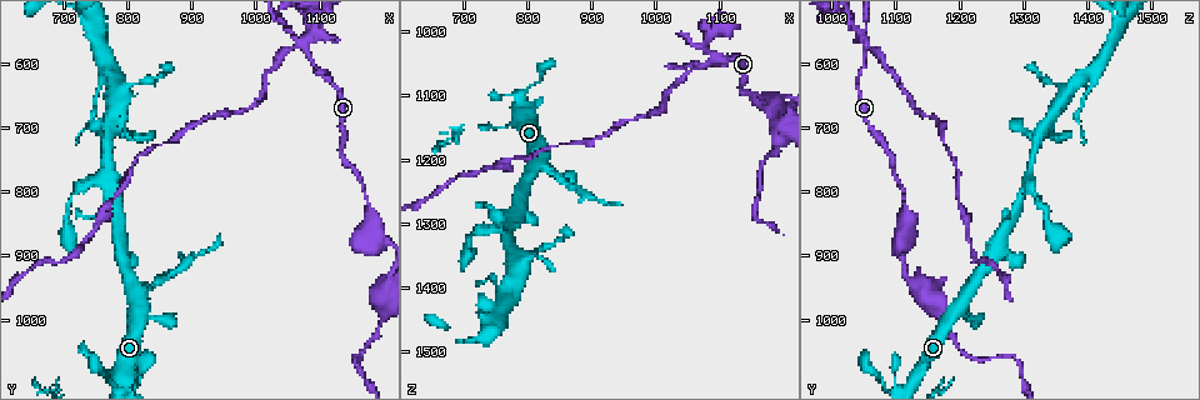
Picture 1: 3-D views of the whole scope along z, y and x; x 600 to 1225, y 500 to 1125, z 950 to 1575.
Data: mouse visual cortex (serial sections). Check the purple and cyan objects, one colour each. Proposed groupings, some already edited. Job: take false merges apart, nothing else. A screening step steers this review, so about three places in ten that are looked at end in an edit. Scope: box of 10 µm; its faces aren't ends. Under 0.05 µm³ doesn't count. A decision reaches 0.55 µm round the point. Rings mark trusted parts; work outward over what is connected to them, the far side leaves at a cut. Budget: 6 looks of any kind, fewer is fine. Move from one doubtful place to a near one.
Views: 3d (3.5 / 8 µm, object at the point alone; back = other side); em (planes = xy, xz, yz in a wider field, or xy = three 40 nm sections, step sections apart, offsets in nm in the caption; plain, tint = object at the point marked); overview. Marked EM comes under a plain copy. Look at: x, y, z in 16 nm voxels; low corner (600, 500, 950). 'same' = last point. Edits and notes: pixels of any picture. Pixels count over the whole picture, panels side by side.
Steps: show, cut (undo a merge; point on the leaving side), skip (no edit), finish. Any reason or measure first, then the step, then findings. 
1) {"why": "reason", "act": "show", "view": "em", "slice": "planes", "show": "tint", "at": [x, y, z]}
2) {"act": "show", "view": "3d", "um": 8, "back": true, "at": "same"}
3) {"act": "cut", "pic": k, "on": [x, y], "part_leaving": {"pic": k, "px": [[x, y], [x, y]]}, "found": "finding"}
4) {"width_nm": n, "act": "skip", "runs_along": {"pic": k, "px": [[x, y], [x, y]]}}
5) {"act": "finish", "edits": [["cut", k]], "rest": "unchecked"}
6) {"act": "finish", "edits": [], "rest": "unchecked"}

{"why": "sudden change in width", "act": "show", "view": "3d", "um": 3.5, "at": [810, 960, 1210]}

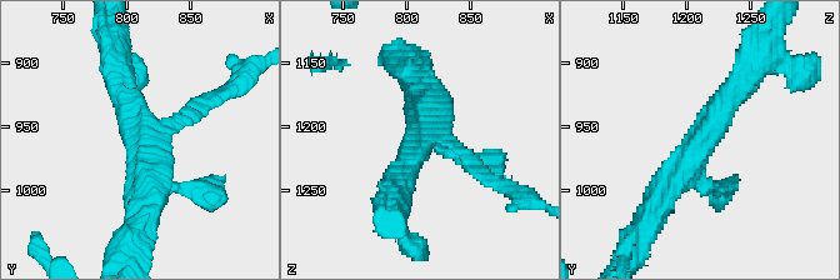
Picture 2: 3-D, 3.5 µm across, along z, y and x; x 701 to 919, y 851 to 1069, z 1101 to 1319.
{"why": "shape alone is not enough", "act": "show", "view": "em", "slice": "planes", "show": "tint", "at": [810, 964, 1212]}

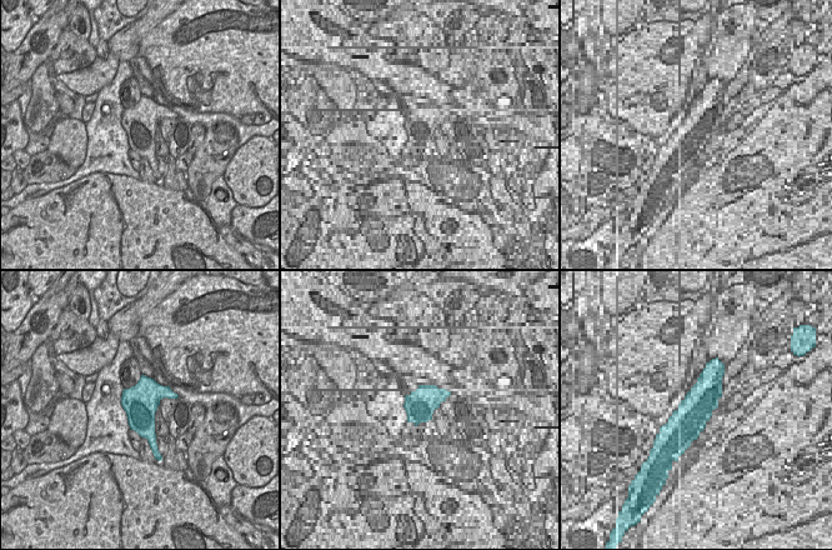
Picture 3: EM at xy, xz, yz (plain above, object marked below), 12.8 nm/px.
{"width_nm": 440, "act": "skip", "runs_along": {"pic": 2, "px": [[650, 216], [743, 79]]}, "found": "one cell here"}

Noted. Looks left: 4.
{"why": "three arms meet", "act": "show", "view": "3d", "um": 3.5, "at": [765, 785, 1305]}

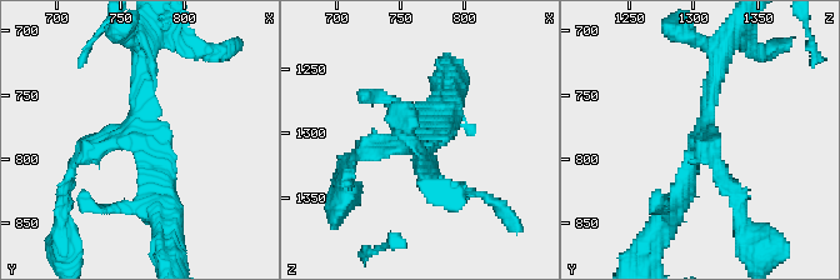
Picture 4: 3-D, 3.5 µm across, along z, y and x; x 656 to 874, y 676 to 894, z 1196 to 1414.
{"arms": 3, "arm_widths_nm": [200, 250, 300], "why": "now the EM", "act": "show", "view": "em", "slice": "xy", "step": 3, "show": "tint", "at": [764, 784, 1306]}

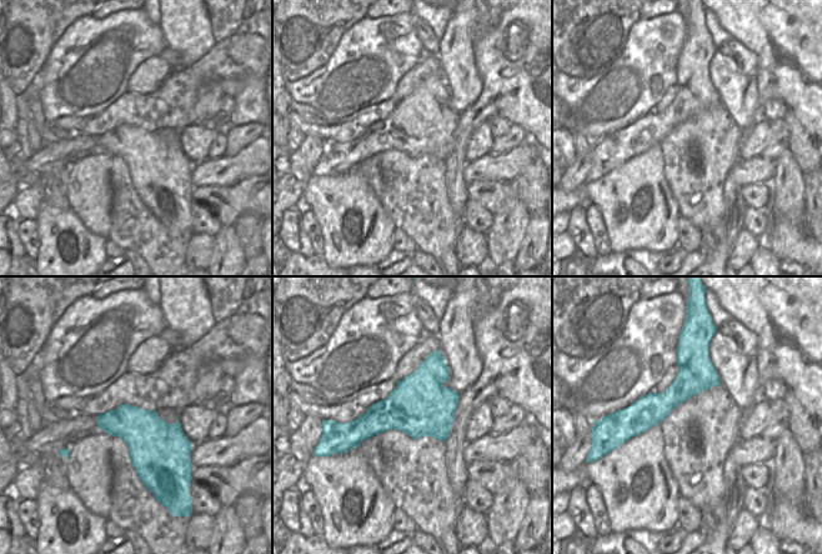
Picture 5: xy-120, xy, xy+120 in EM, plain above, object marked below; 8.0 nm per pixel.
{"act": "skip", "runs_along": {"pic": 5, "px": [[706, 354], [631, 433]]}, "found": "all the same cell"}

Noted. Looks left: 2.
{"why": "abrupt turn", "act": "show", "view": "3d", "um": 3.5, "at": [1155, 1055, 1280]}

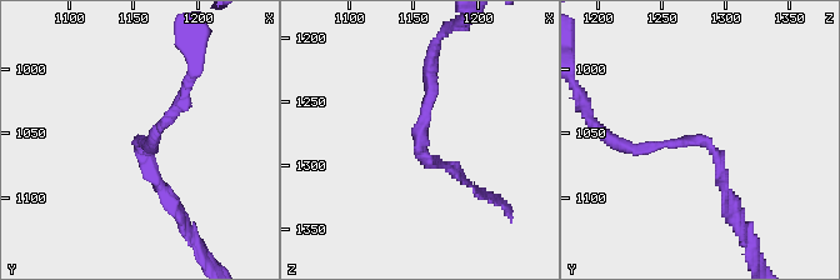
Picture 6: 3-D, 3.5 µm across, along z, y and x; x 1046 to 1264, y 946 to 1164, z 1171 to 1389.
{"arm_widths_nm": [150, 150], "act": "show", "view": "em", "slice": "xy", "step": 3, "show": "tint", "at": [1156, 1056, 1280]}

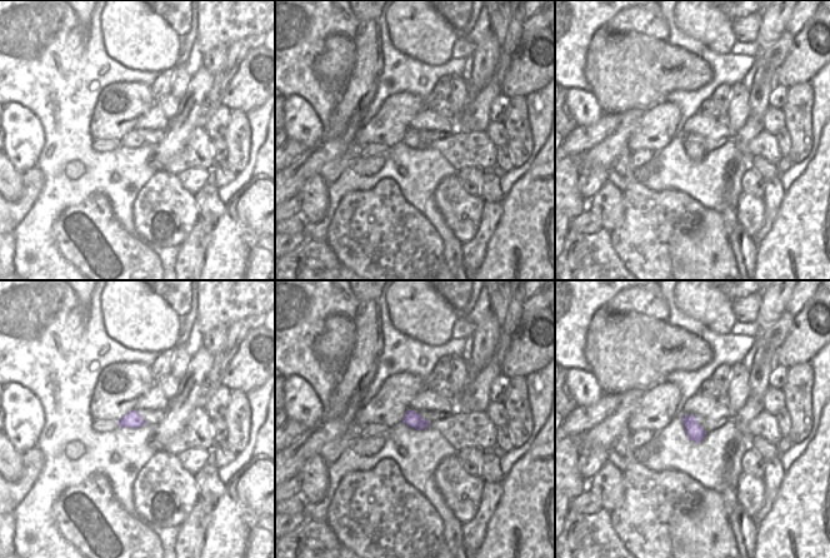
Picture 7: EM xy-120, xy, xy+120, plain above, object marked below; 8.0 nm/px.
{"act": "skip", "runs_along": {"pic": 6, "px": [[624, 145], [704, 141], [733, 206]]}, "found": "all the same cell"}

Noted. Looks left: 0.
{"act": "finish", "edits": [], "rest": "unchecked"}

